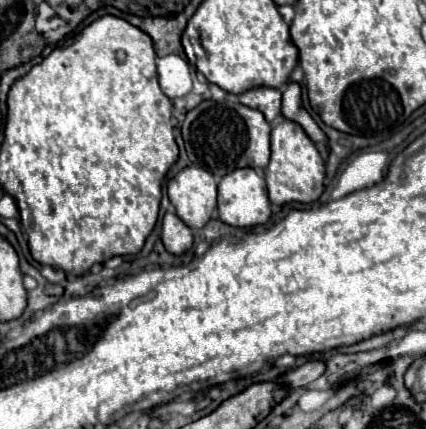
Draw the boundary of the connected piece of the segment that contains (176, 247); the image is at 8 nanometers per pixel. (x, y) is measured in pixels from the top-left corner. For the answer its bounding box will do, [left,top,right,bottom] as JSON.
[161,213,193,255]

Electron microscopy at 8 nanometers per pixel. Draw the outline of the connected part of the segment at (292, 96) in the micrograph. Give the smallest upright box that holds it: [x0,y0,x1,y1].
[281,81,327,145]

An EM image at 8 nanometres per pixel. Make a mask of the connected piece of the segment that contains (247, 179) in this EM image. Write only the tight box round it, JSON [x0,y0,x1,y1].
[217,167,271,227]

